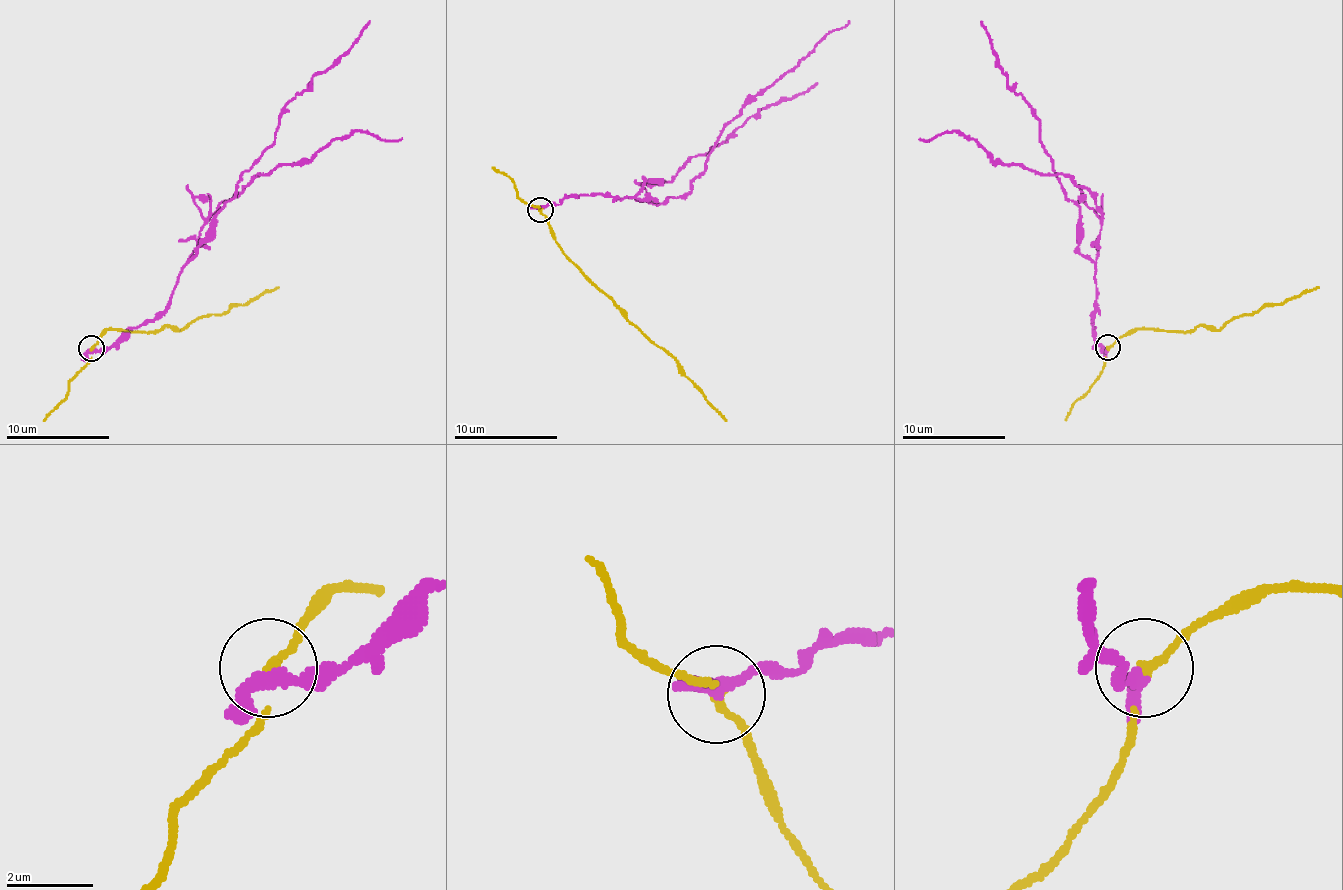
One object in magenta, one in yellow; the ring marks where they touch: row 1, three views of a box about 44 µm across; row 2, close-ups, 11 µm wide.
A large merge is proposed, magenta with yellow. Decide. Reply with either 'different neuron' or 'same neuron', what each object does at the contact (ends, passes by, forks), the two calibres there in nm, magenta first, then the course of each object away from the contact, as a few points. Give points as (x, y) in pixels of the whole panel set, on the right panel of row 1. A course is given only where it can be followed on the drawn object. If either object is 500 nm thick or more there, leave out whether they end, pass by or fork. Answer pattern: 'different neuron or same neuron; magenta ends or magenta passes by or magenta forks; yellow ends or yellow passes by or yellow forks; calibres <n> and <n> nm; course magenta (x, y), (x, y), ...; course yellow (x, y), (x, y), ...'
different neuron; magenta passes by; yellow passes by; calibres 280 and 160 nm; course magenta (1106, 348), (1095, 340), (1093, 322), (1100, 226), (1095, 198), (1067, 175), (994, 162), (955, 131), (919, 138); course yellow (1108, 348), (1124, 335), (1144, 330), (1196, 330), (1201, 325), (1217, 330), (1243, 314), (1284, 304), (1318, 286)

